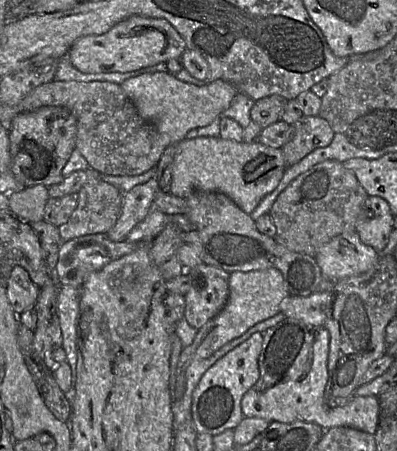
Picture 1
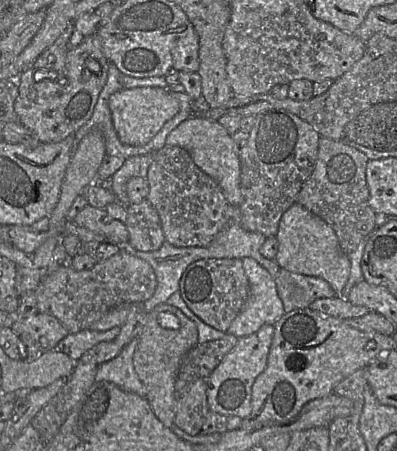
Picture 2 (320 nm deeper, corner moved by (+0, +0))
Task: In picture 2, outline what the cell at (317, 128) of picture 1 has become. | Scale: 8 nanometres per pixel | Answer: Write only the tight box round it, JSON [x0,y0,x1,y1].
[238,109,320,238]

